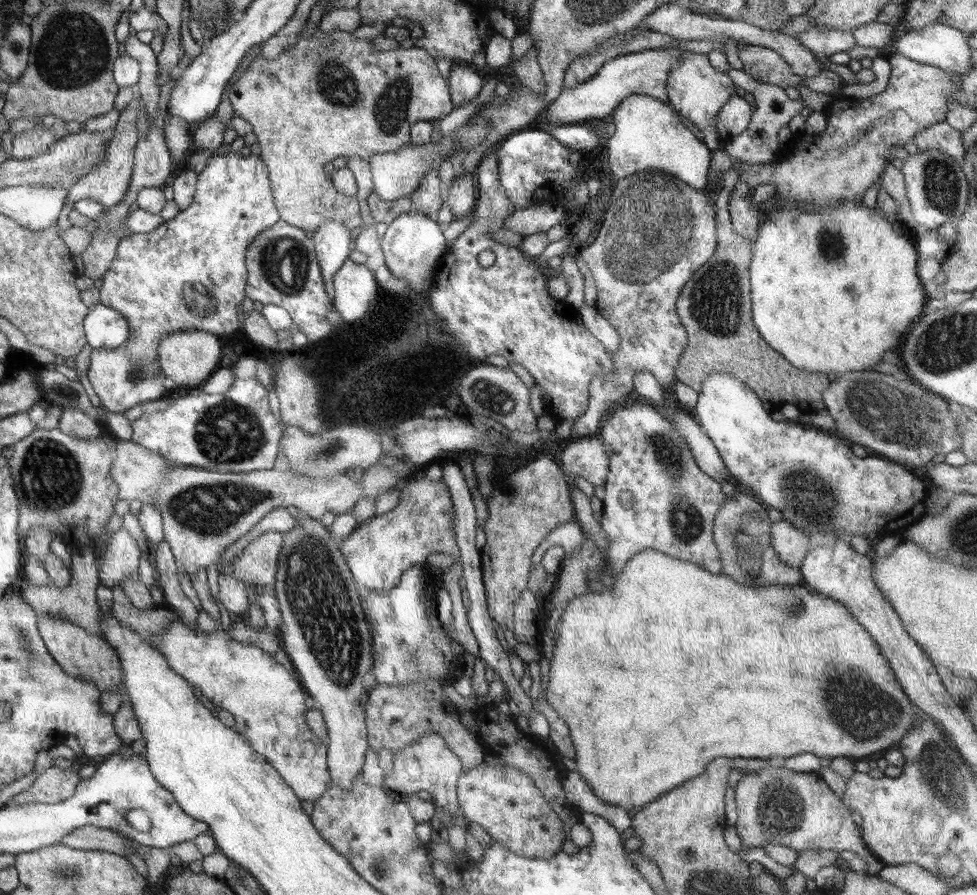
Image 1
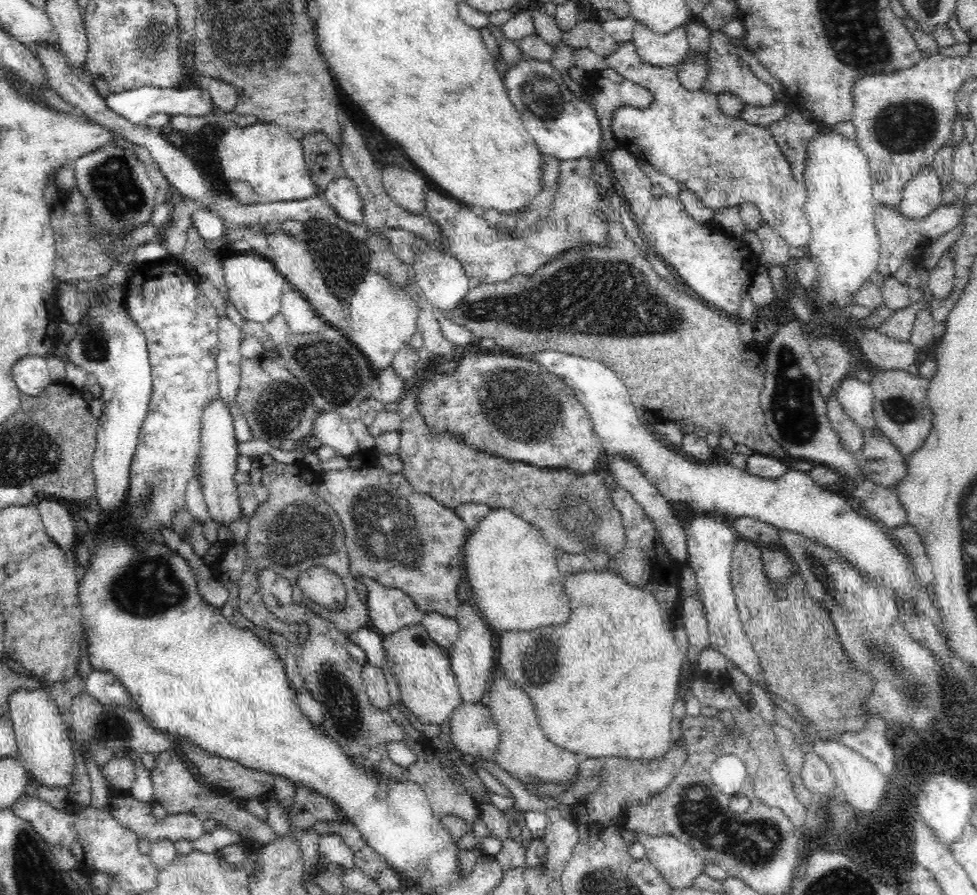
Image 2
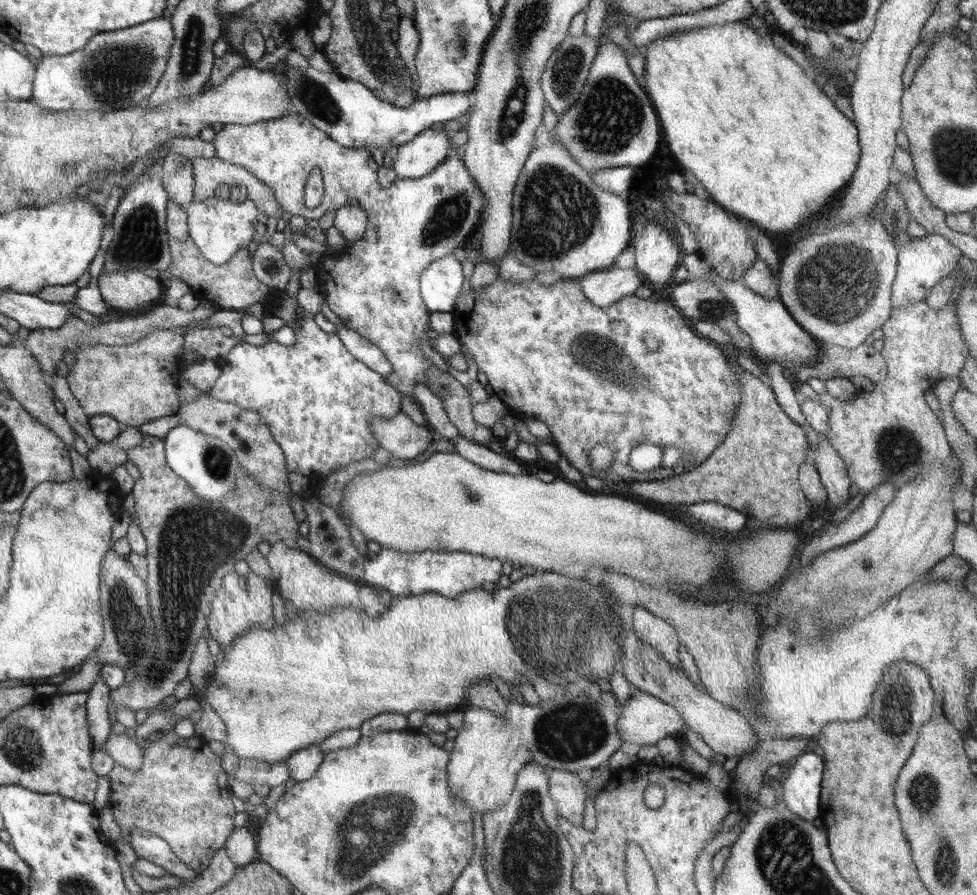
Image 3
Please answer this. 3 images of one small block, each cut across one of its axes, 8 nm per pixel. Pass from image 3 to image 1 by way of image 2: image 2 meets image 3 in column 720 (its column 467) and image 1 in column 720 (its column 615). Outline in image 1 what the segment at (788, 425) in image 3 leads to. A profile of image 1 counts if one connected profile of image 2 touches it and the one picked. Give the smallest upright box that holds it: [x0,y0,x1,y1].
[713,482,803,586]

